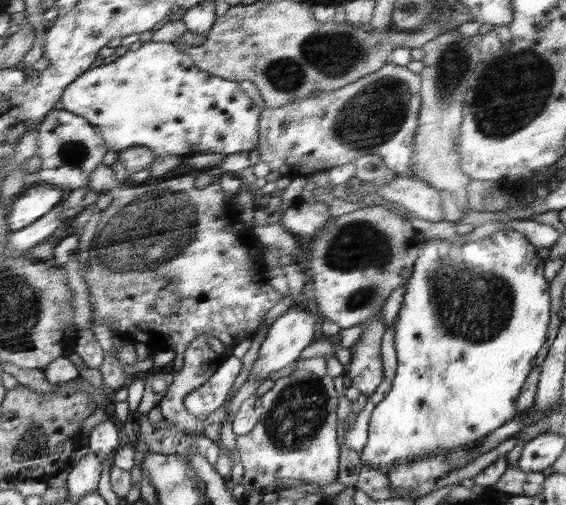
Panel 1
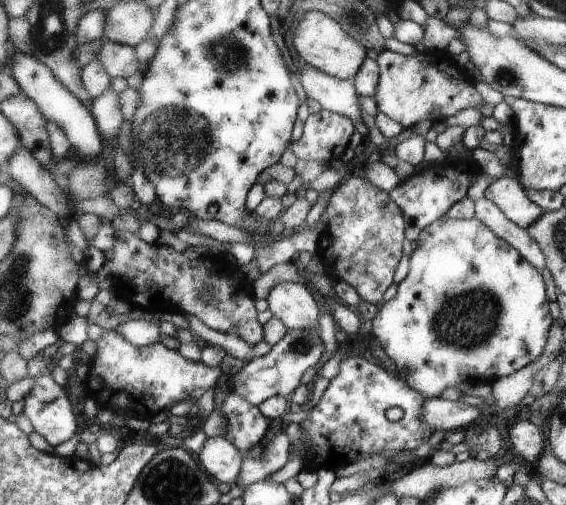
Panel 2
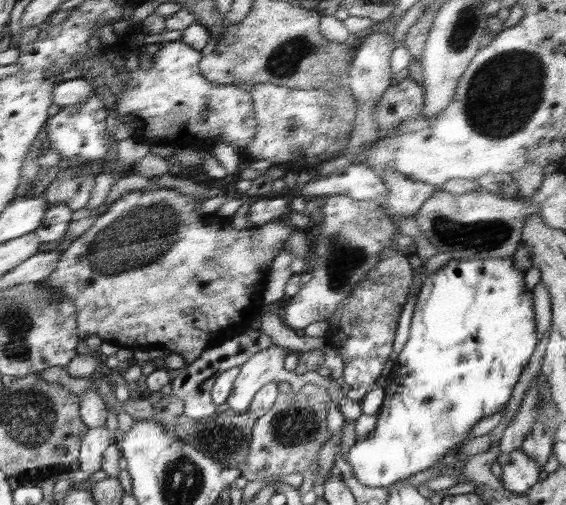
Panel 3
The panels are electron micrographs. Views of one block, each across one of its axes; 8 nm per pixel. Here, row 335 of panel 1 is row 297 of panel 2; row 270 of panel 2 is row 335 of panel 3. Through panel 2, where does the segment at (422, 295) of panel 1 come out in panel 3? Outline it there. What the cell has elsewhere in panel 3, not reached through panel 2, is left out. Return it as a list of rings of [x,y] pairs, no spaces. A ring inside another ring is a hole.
[[[492,258],[486,260],[454,260],[451,259],[445,266],[434,274],[426,276],[422,280],[422,288],[418,292],[418,298],[414,304],[412,324],[405,347],[398,355],[395,363],[391,364],[386,376],[386,384],[382,387],[385,391],[384,401],[377,414],[375,427],[362,440],[352,445],[348,457],[348,463],[352,466],[354,476],[364,486],[389,488],[394,483],[409,478],[417,472],[428,470],[436,466],[438,460],[442,460],[450,450],[458,450],[469,438],[472,428],[477,426],[485,417],[499,413],[506,402],[512,396],[514,384],[518,382],[518,376],[522,374],[524,366],[528,364],[530,356],[536,350],[538,333],[536,332],[535,308],[532,308],[532,292],[524,286],[524,272],[514,266],[513,258]]]

